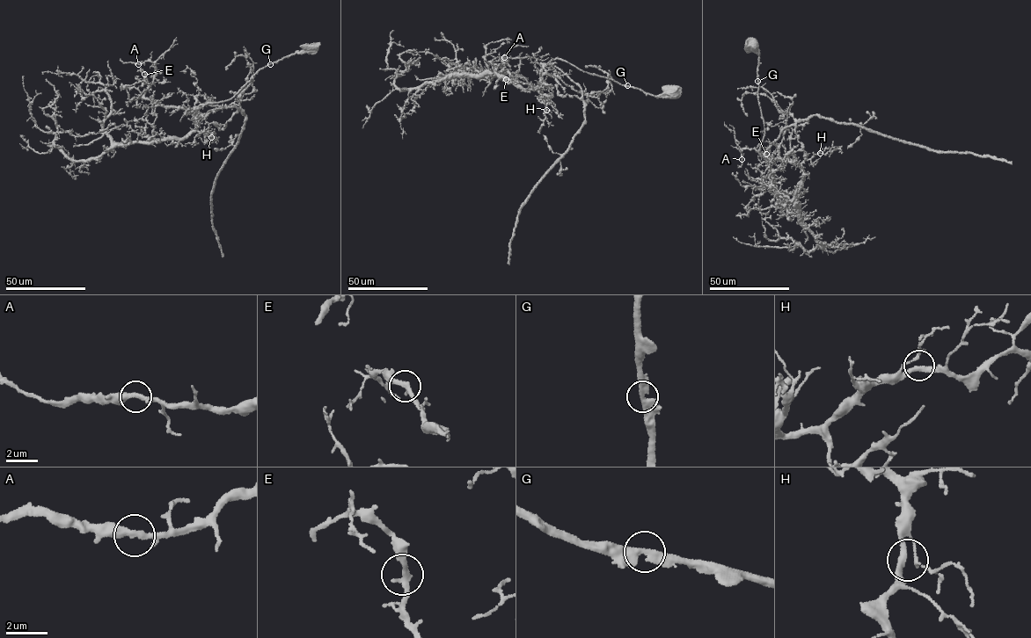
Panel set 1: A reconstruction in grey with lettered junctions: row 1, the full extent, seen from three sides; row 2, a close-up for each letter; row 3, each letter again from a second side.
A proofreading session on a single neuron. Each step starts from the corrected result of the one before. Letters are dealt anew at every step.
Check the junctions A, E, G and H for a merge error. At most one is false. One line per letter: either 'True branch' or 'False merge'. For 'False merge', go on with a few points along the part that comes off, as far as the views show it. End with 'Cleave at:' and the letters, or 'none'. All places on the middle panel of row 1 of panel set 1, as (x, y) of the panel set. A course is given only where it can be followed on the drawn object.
A: True branch
E: True branch
G: True branch
H: True branch
Cleave at: none

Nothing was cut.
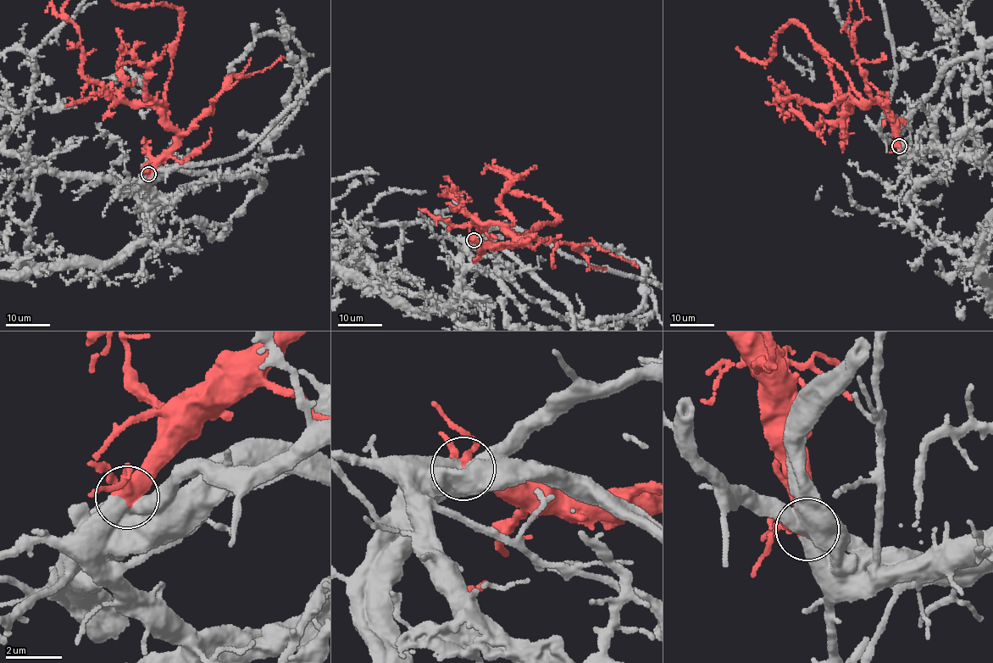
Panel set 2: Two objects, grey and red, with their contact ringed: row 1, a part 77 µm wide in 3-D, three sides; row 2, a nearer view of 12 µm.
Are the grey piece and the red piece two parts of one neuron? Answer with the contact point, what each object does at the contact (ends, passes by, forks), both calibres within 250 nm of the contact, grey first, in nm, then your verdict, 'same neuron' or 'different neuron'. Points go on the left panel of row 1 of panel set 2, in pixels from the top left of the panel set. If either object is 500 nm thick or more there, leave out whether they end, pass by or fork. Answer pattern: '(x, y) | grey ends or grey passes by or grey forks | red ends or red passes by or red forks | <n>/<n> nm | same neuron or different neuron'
(148, 174) | 800/380 nm | same neuron

